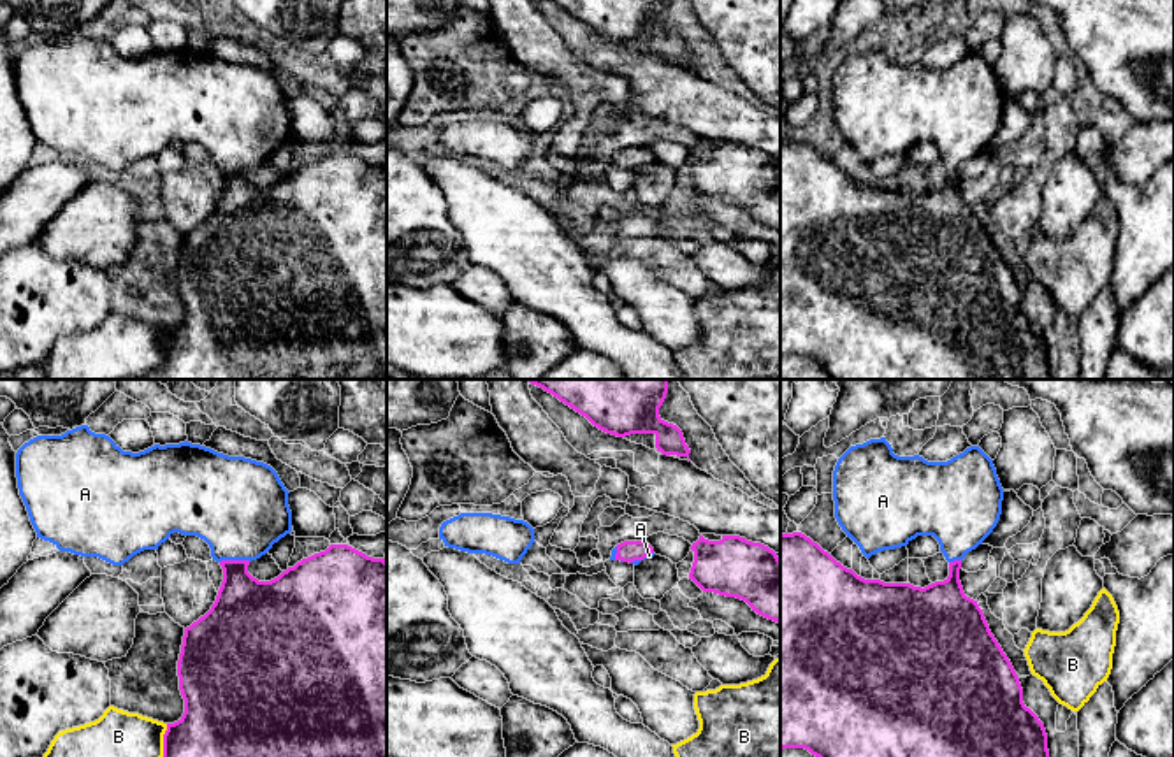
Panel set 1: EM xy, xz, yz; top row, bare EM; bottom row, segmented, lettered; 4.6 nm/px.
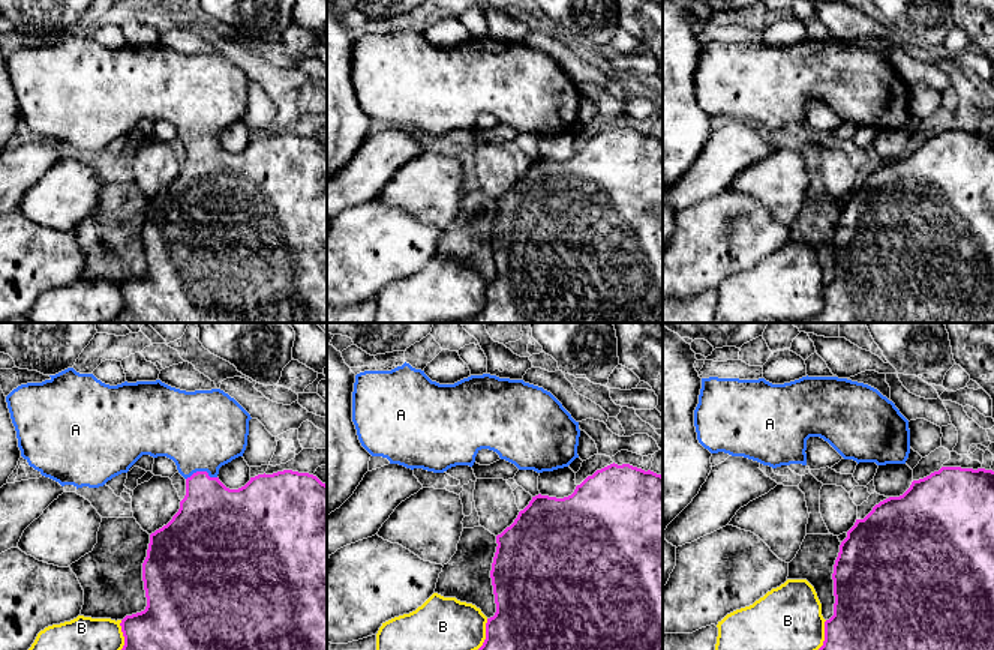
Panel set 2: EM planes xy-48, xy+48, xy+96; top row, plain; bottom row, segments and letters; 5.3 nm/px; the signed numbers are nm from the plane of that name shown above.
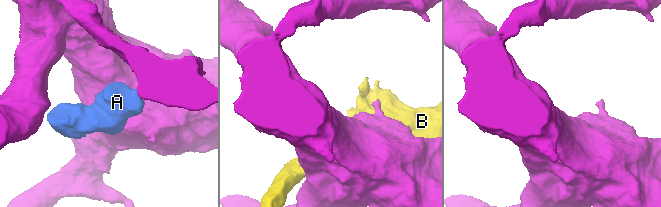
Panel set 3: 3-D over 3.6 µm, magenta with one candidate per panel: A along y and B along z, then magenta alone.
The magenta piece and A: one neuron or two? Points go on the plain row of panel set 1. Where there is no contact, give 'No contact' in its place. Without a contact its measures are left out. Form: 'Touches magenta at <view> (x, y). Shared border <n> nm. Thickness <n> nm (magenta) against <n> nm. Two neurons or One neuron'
Touches magenta at xy (234, 167). Shared border 140 nm. Thickness 320 nm (magenta) against 440 nm. One neuron

